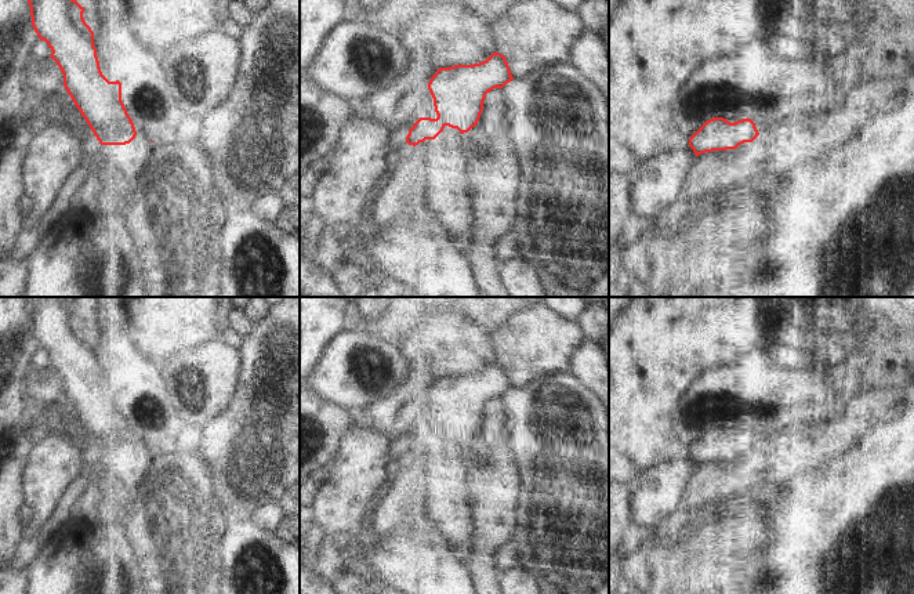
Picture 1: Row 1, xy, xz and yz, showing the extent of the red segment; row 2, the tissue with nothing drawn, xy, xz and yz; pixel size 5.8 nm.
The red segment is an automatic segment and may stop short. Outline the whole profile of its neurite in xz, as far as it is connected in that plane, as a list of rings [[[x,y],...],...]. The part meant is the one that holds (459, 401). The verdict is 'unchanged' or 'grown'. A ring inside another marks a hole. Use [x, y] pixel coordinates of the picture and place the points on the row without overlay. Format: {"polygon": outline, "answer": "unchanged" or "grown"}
{"polygon": [[[500,362],[479,373],[439,377],[428,392],[438,427],[420,427],[409,439],[406,452],[416,456],[435,449],[446,435],[468,442],[479,431],[486,403],[512,390],[508,372]]], "answer": "unchanged"}

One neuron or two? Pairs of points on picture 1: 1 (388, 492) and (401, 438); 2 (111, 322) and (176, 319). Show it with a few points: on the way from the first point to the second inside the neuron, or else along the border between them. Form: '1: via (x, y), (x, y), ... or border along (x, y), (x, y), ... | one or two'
1: border along (370, 430), (381, 434), (402, 449) | two
2: via (127, 326), (137, 319), (159, 319) | one

